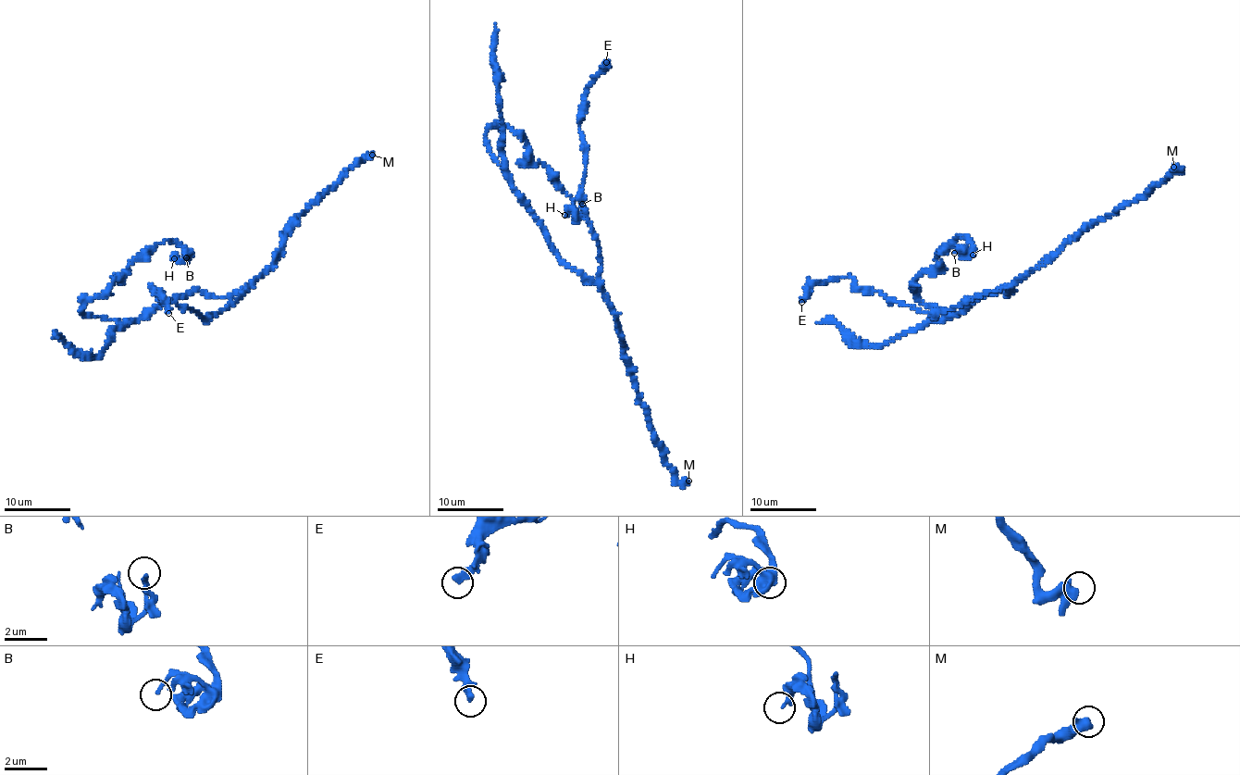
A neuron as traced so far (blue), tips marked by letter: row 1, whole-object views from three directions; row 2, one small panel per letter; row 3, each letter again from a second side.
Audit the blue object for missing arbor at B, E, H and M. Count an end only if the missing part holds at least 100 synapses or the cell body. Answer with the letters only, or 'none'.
none

